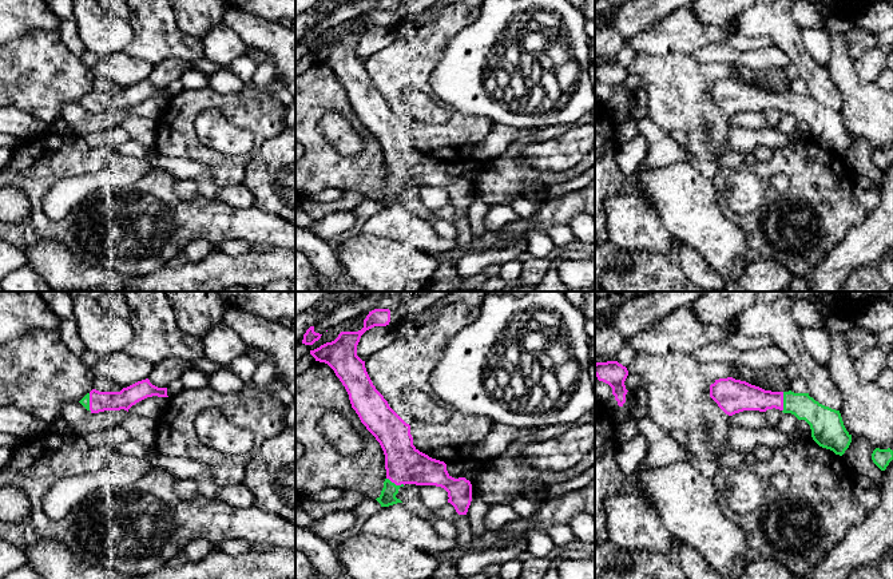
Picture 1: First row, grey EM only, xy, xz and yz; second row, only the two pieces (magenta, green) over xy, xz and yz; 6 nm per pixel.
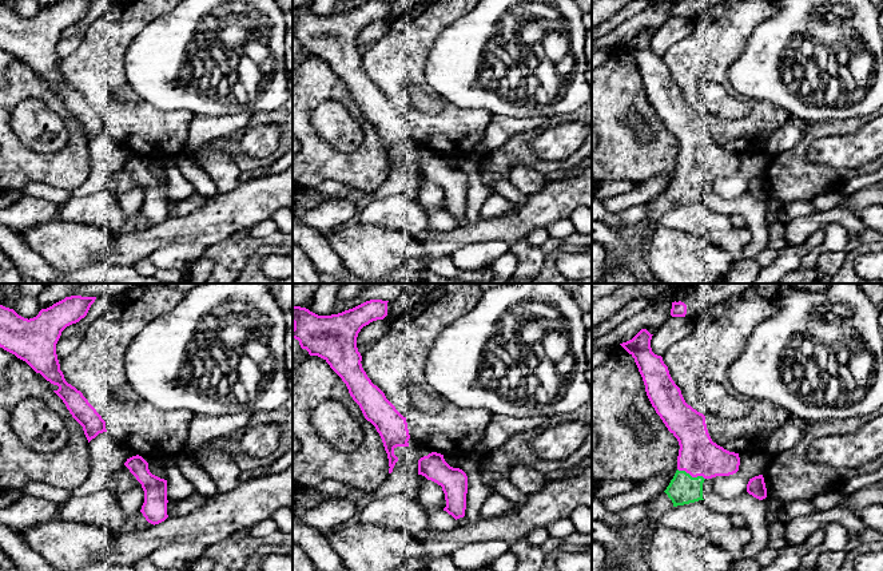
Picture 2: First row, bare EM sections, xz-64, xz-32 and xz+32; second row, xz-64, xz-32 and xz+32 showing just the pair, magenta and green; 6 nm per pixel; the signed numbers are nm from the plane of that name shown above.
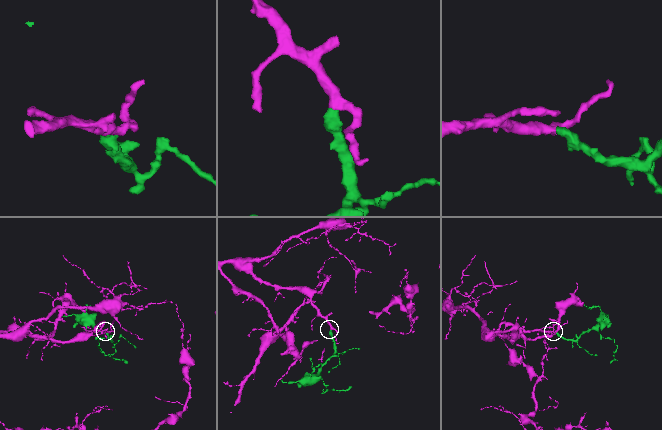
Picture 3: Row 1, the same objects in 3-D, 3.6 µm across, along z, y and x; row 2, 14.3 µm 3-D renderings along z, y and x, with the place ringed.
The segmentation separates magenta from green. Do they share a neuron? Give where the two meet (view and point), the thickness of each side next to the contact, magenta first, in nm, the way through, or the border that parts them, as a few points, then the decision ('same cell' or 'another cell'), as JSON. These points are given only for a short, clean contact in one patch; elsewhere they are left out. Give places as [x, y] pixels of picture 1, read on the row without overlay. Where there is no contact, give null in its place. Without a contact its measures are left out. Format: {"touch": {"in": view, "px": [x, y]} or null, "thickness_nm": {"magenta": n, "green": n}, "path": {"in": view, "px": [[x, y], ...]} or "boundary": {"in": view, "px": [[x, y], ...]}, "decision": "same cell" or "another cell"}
{"touch": {"in": "yz", "px": [782, 102]}, "thickness_nm": {"magenta": 180, "green": 160}, "decision": "same cell"}

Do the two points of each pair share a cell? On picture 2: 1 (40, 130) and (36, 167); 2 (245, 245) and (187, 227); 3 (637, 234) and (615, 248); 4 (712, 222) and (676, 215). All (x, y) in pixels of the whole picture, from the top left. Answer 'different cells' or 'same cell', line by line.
1: different cells
2: different cells
3: different cells
4: same cell

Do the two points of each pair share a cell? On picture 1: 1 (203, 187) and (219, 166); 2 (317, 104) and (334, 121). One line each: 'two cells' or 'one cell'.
1: two cells
2: two cells

